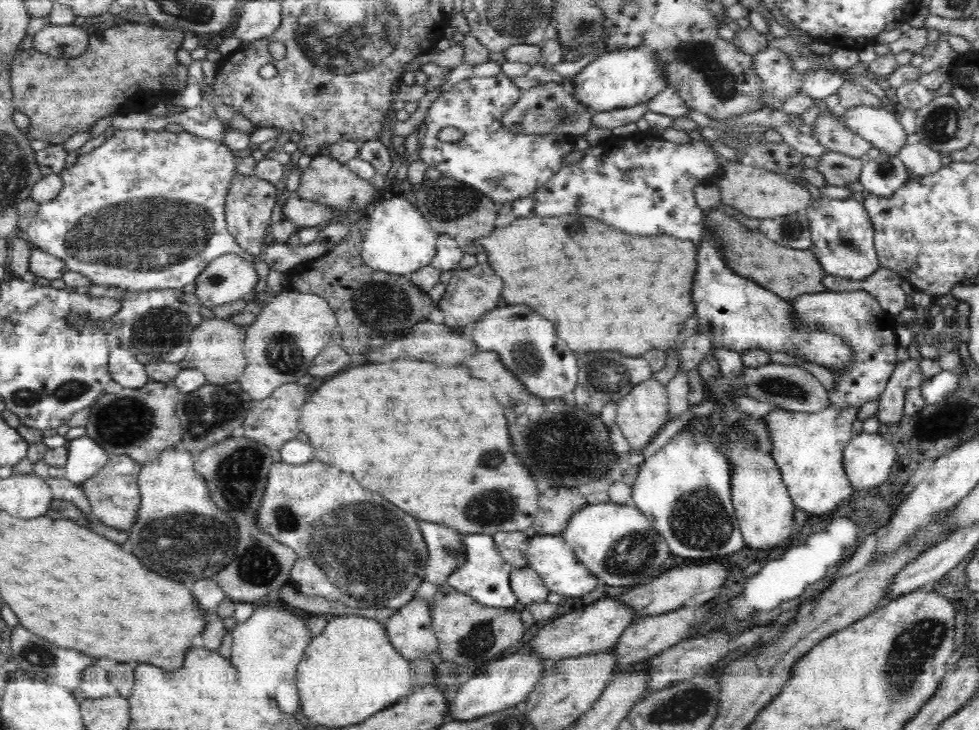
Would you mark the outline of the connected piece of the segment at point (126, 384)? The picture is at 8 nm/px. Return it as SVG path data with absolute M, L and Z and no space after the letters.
M116 344L109 350L108 368L113 380L123 388L142 388L149 382L142 364L129 350Z

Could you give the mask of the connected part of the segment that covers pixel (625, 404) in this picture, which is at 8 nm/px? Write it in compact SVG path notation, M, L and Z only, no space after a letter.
M650 377L644 382L635 384L630 392L626 394L616 404L616 431L623 434L629 442L632 451L642 451L652 438L658 434L665 426L666 418L668 418L668 391L666 385L660 383L658 379Z

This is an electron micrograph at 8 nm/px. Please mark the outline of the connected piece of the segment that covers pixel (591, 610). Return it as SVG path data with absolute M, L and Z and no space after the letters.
M606 596L606 600L596 600L584 610L572 611L561 617L553 618L542 627L526 645L545 660L562 660L610 649L622 632L635 623L636 613L616 597Z

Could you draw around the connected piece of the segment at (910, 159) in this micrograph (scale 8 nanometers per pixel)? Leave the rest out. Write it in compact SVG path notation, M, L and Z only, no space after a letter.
M922 141L902 146L898 156L909 169L911 178L934 174L943 167L940 153Z

